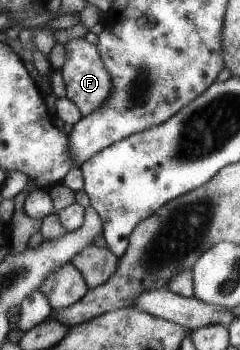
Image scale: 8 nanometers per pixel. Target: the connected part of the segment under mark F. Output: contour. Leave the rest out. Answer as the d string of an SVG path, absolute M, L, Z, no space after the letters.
M82 37L65 44L67 58L62 68L68 86L68 97L73 99L82 110L84 117L95 112L107 99L113 88L113 77L104 63L99 47L85 42Z

